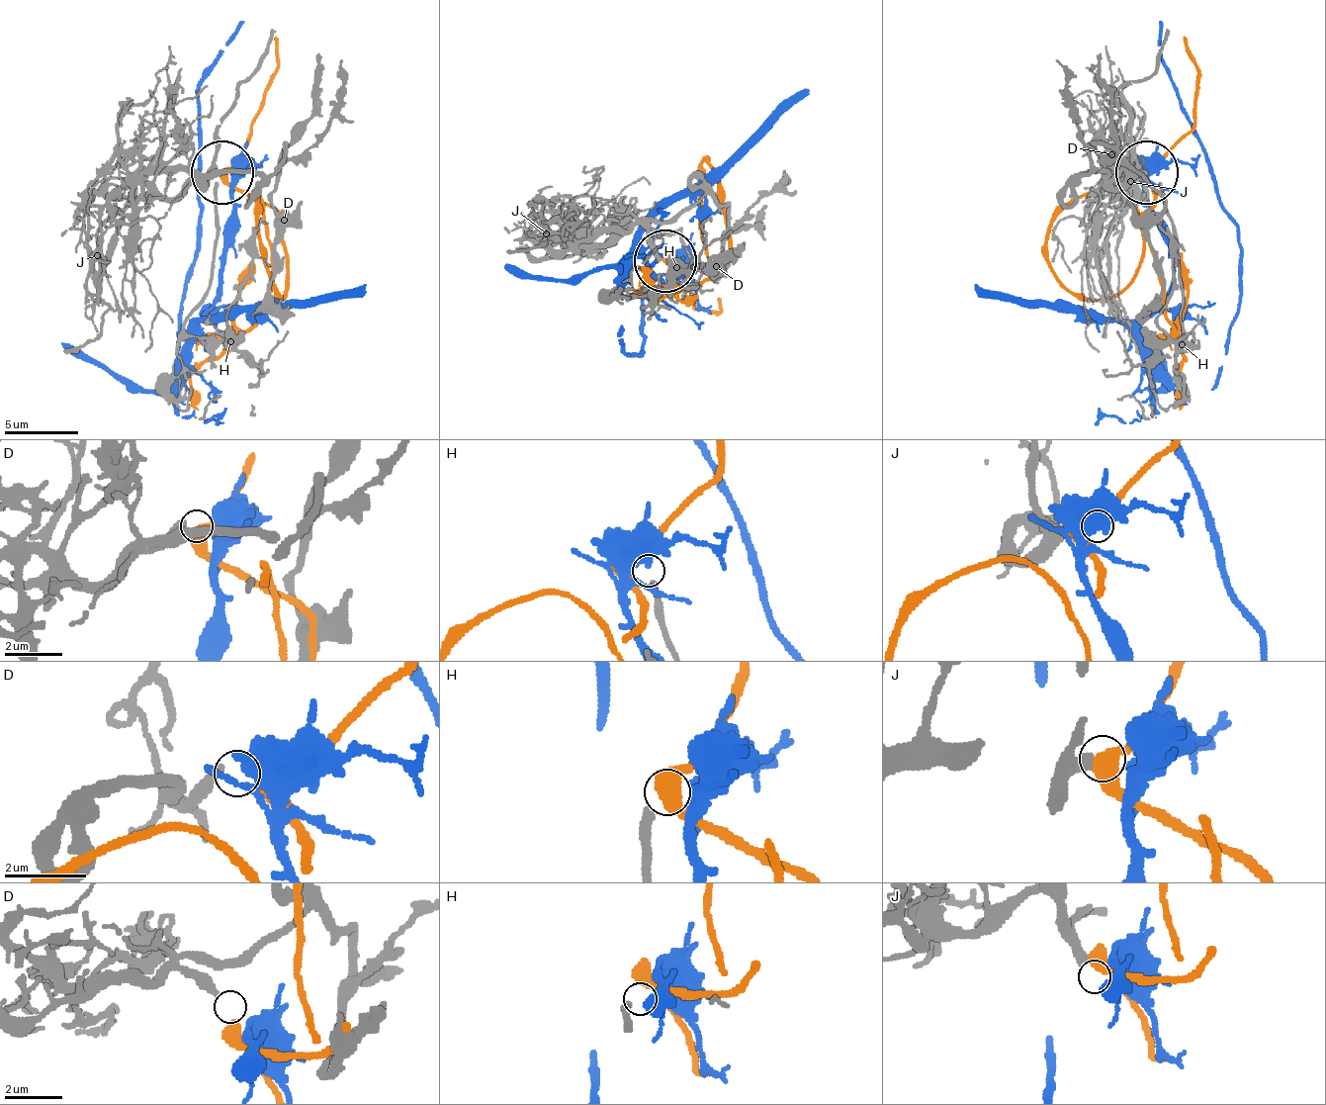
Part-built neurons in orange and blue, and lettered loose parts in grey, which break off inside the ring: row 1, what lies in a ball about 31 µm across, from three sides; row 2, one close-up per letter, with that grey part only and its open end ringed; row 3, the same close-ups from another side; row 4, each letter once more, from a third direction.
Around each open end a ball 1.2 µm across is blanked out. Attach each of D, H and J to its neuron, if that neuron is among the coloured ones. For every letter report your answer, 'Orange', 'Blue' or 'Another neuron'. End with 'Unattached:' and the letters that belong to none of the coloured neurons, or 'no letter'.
D: Another neuron
H: Another neuron
J: Another neuron
Unattached: D, H, J

